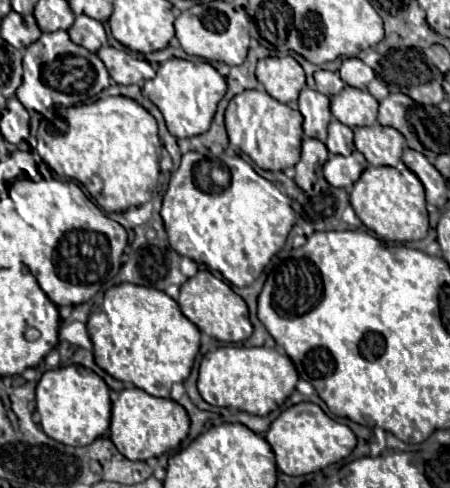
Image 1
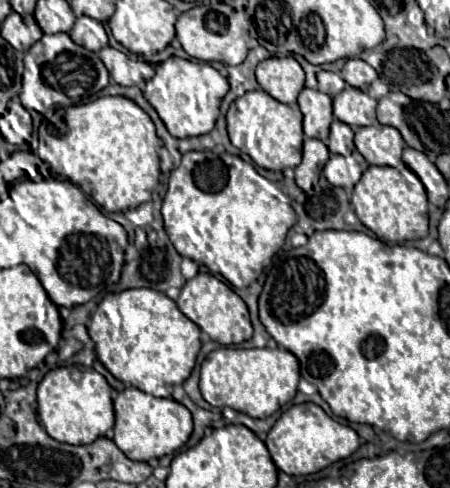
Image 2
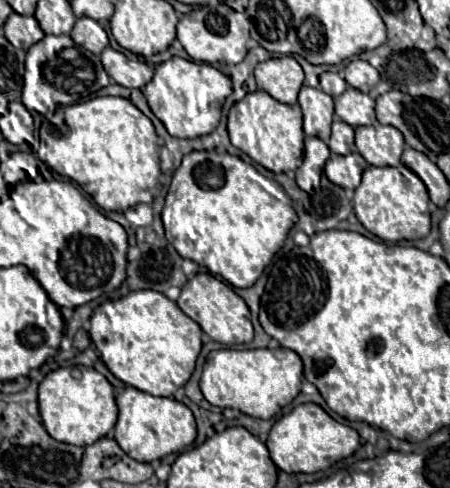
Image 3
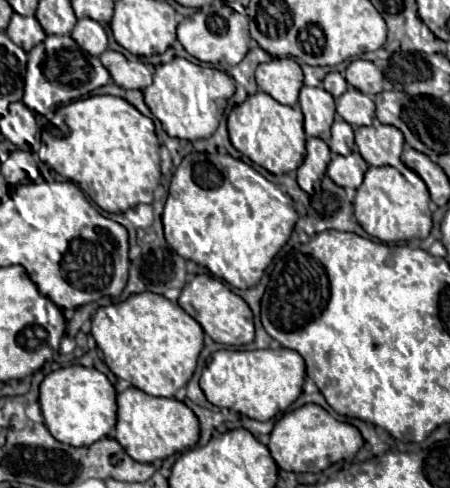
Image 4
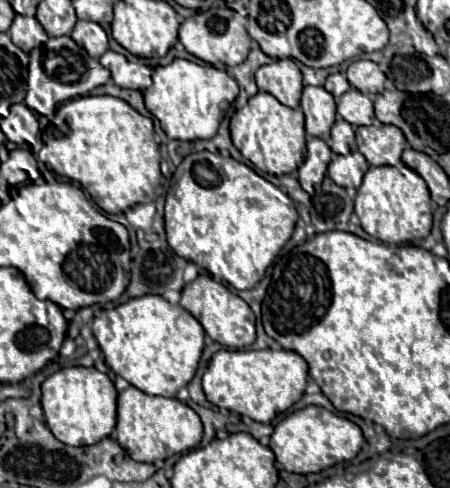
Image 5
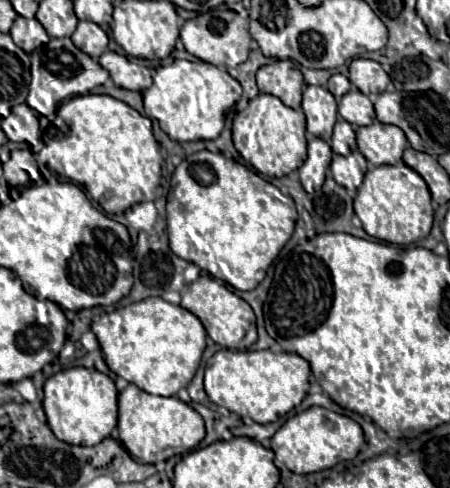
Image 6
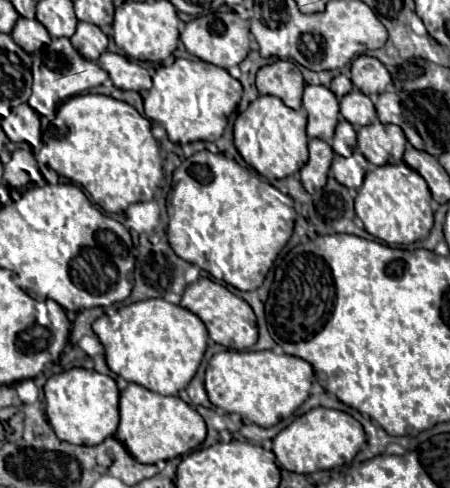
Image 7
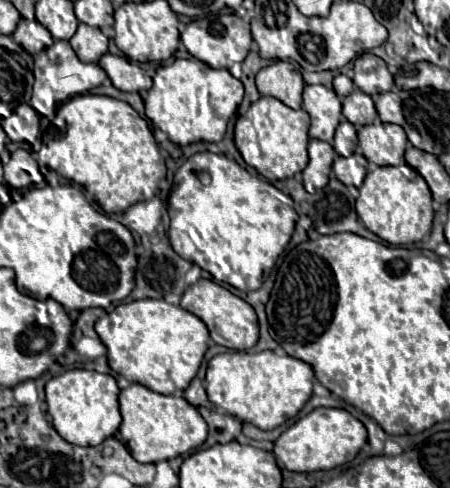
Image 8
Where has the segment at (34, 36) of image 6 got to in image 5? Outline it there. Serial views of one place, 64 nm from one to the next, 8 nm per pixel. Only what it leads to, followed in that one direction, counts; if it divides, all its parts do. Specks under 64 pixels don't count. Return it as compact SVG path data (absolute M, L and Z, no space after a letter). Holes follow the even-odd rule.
M16 14L14 22L8 30L12 42L22 48L24 52L30 52L32 48L44 44L44 40L48 40L46 32L35 17L26 17Z

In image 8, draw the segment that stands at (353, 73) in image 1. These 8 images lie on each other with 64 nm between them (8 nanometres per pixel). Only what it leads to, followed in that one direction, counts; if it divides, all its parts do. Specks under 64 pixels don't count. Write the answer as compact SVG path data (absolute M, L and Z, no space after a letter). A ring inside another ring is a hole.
M366 52L366 54L360 54L356 60L354 60L354 84L362 90L362 92L368 92L368 96L376 96L376 94L382 94L382 92L388 92L394 84L394 78L392 74L388 72L386 68L386 62L380 60L378 56Z

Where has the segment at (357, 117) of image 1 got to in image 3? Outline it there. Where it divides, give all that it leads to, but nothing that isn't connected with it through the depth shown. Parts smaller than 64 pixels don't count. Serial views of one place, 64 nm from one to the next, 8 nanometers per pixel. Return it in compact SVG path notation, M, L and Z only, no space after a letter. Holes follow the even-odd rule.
M348 86L344 90L344 94L340 94L334 100L334 106L336 106L336 116L340 116L352 128L368 126L368 124L376 122L374 100L368 94L360 92L352 86Z

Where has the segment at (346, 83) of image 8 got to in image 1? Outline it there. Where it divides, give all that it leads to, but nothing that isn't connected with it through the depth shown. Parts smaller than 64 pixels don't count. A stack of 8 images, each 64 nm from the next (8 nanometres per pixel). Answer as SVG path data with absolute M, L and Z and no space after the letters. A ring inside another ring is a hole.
M318 70L318 72L314 72L314 80L316 80L316 90L322 92L322 94L326 94L326 96L338 94L344 88L344 82L340 80L338 72Z

